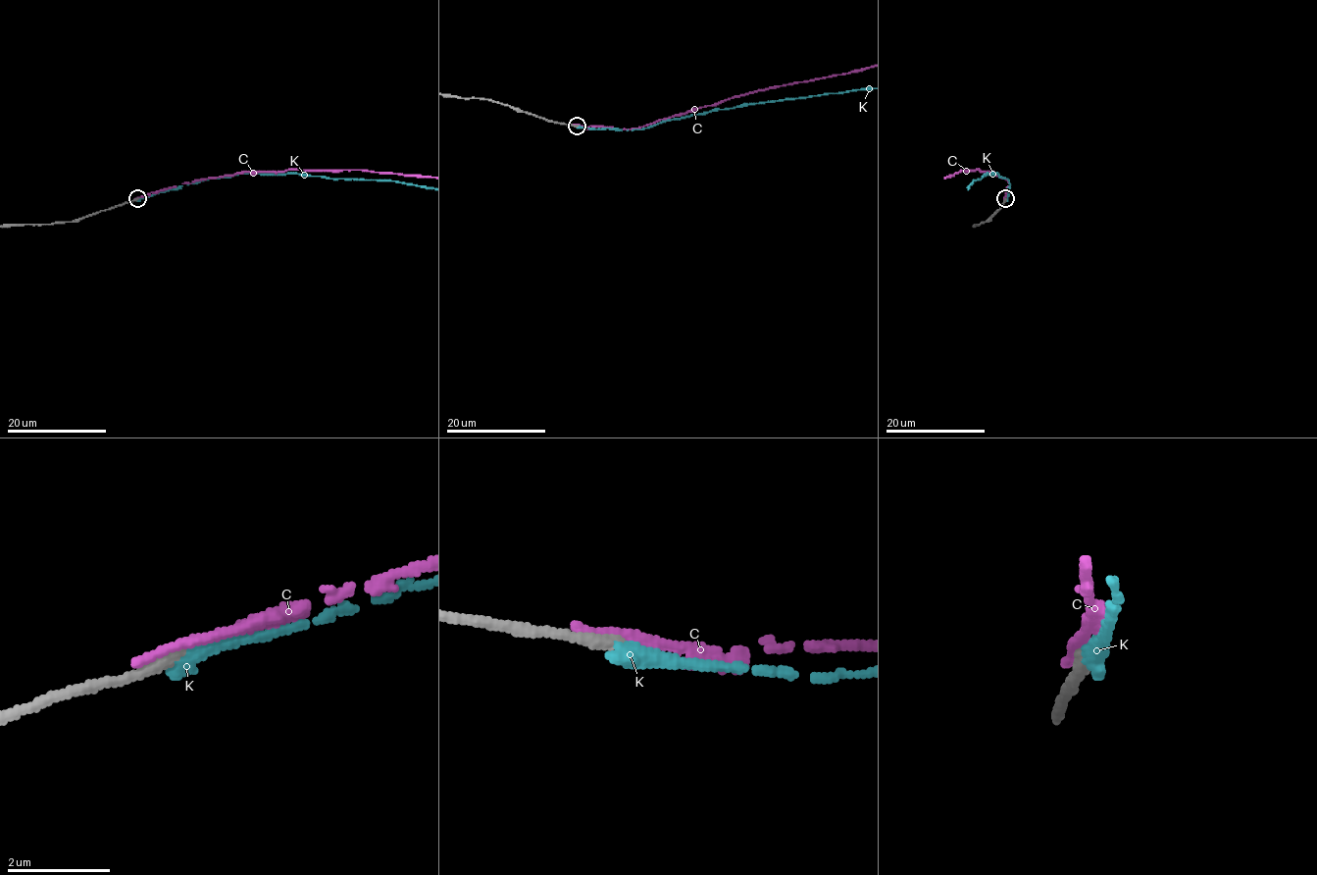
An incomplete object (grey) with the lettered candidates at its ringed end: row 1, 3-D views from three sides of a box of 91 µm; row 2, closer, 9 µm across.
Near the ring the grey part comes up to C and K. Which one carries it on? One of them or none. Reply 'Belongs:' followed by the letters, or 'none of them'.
Belongs: K

